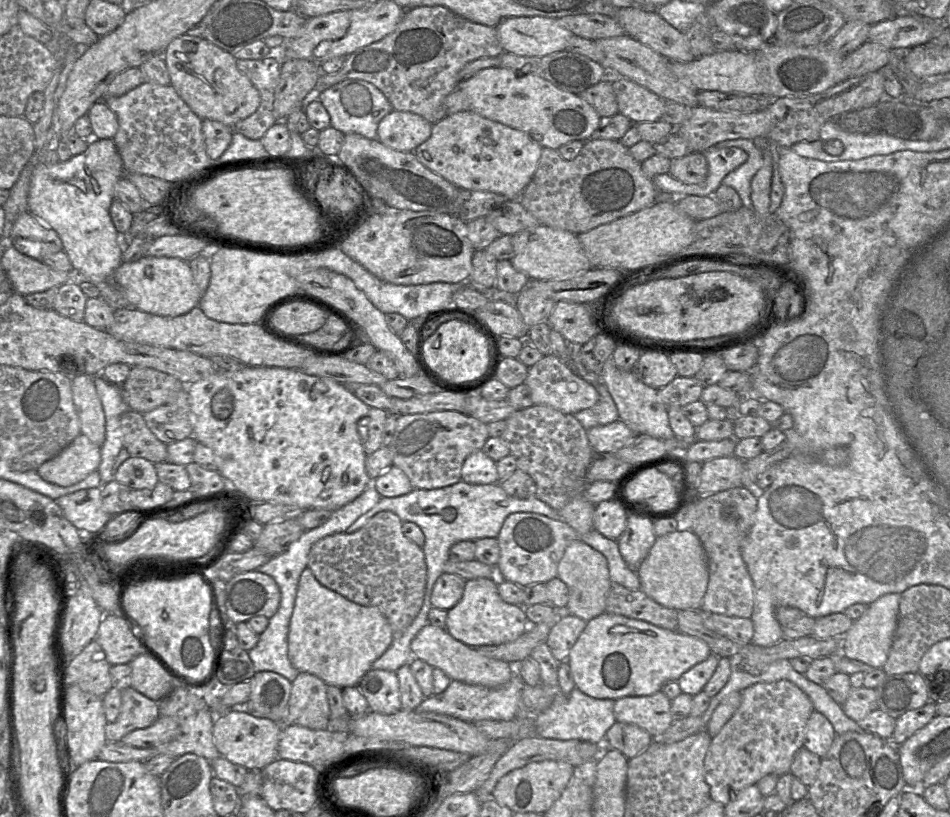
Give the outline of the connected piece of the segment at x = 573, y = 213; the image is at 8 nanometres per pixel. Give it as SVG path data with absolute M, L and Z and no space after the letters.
M591 138L574 159L565 160L558 150L543 147L537 169L520 195L519 202L540 224L576 235L644 209L657 200L658 189L653 180L644 174L641 163L634 159L629 148L619 140Z

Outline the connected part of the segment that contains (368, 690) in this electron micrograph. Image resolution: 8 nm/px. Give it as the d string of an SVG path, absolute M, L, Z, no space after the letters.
M370 669L356 687L373 712L389 715L402 709L399 681L395 672Z

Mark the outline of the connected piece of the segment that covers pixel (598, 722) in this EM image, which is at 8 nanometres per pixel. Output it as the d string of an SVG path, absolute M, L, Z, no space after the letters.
M574 688L569 694L561 692L552 704L534 715L536 735L558 740L583 740L595 744L604 744L609 728L615 724L614 703L612 699L597 699Z

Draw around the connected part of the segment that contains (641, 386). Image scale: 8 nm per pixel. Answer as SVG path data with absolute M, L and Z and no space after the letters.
M608 359L600 372L600 381L607 387L618 410L619 419L635 434L647 434L659 439L675 437L668 419L668 408L660 401L658 389L639 380L633 371L617 368L613 360Z

